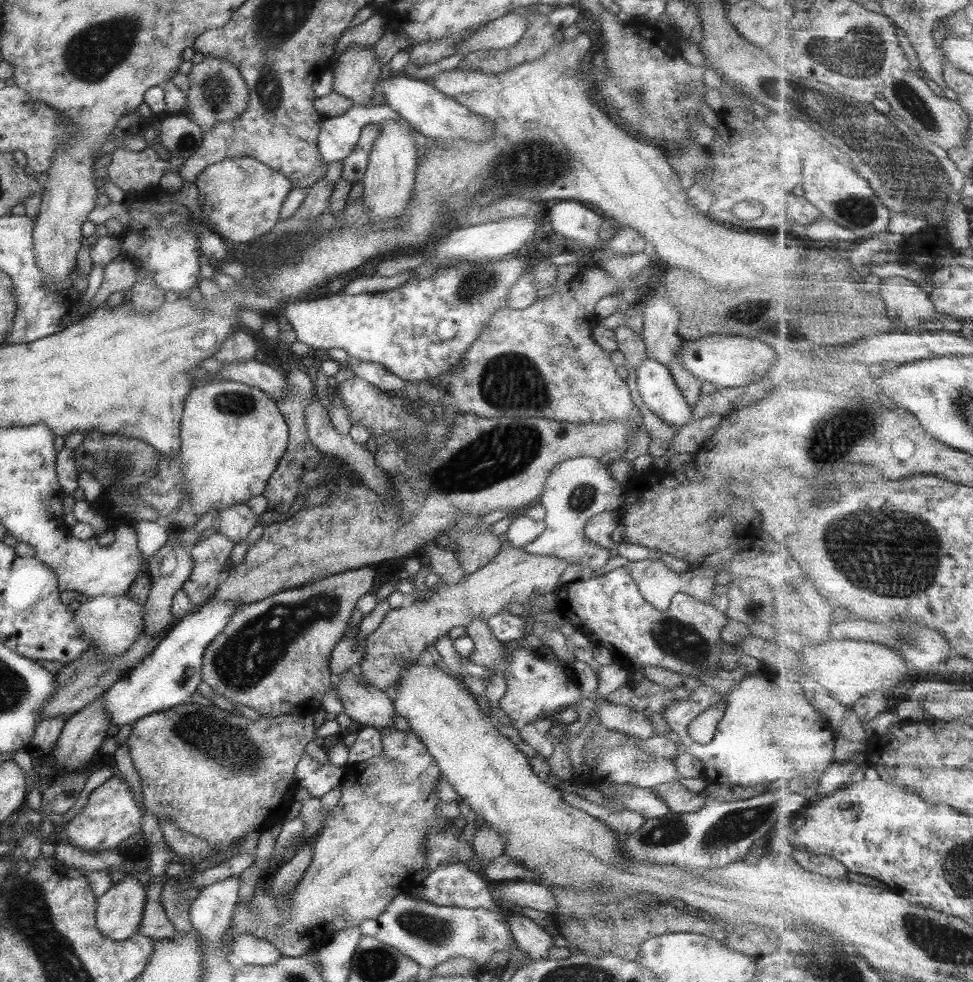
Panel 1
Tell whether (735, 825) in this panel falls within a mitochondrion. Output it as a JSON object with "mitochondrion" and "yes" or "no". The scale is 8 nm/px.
{"mitochondrion":"yes"}

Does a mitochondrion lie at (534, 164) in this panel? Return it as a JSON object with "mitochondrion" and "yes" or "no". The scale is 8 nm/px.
{"mitochondrion":"yes"}

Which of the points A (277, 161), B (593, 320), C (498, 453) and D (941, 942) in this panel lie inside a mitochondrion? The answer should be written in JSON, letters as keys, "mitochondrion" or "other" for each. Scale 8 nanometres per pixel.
{"A":"other","B":"other","C":"mitochondrion","D":"mitochondrion"}

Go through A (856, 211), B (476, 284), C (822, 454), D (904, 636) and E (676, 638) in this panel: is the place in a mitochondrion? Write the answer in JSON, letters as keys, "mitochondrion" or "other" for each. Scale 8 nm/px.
{"A":"mitochondrion","B":"mitochondrion","C":"mitochondrion","D":"mitochondrion","E":"mitochondrion"}

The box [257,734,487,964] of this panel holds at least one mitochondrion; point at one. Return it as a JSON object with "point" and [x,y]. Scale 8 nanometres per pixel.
{"point":[429,928]}

